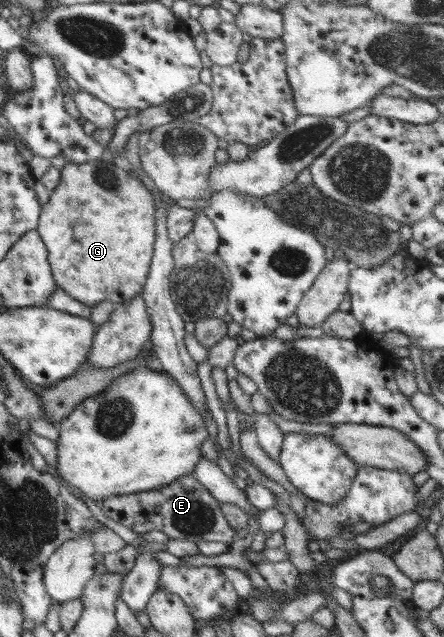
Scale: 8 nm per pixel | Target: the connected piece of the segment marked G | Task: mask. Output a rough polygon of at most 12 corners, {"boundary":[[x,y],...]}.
{"boundary":[[111,160],[66,163],[36,228],[89,307],[143,291],[156,208]]}

